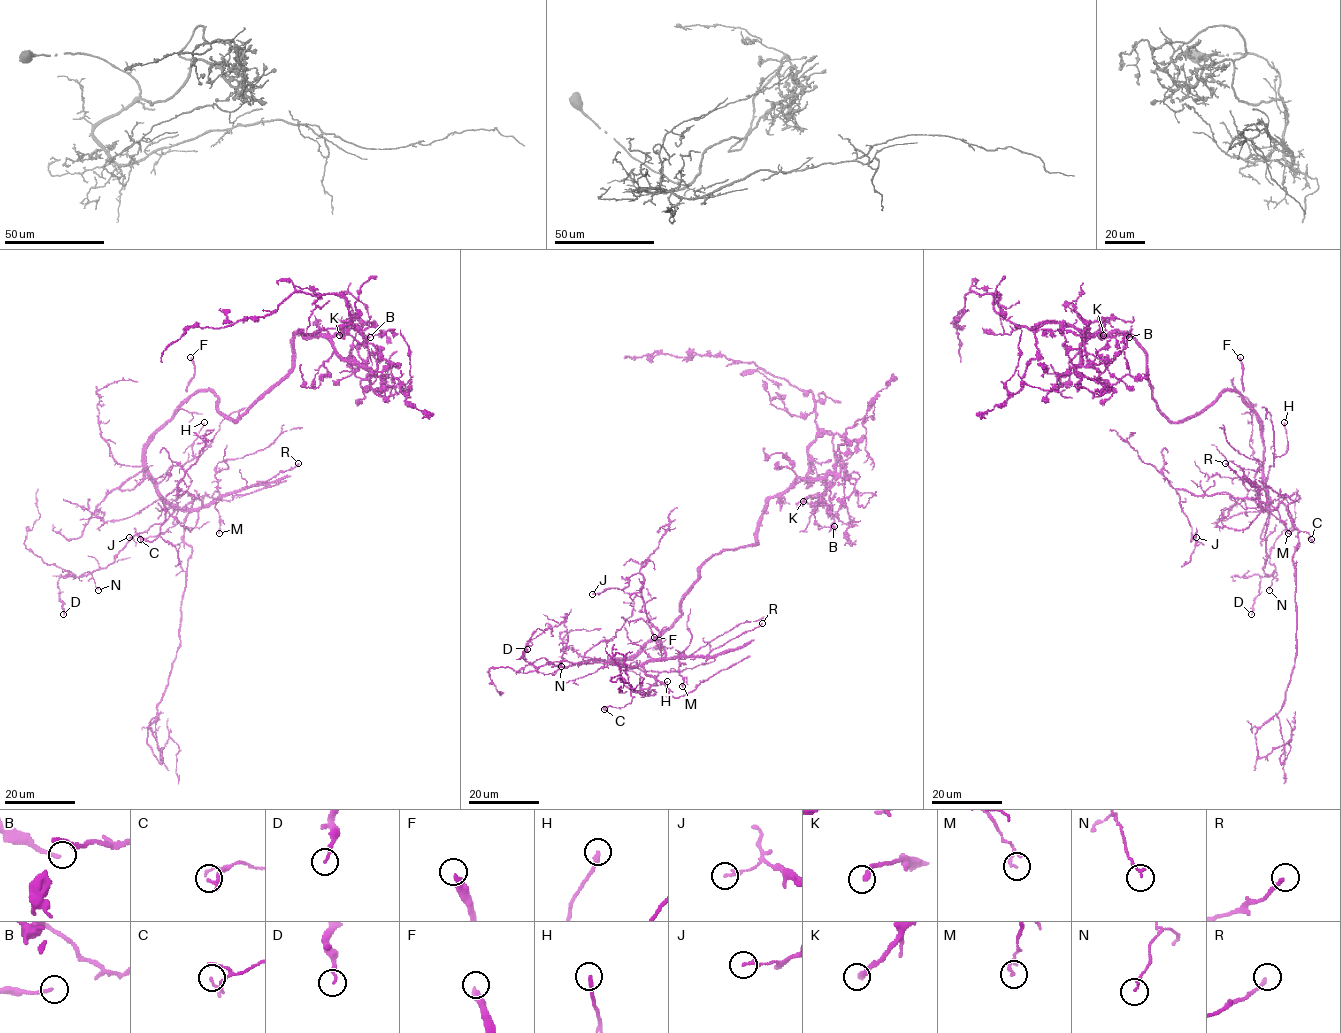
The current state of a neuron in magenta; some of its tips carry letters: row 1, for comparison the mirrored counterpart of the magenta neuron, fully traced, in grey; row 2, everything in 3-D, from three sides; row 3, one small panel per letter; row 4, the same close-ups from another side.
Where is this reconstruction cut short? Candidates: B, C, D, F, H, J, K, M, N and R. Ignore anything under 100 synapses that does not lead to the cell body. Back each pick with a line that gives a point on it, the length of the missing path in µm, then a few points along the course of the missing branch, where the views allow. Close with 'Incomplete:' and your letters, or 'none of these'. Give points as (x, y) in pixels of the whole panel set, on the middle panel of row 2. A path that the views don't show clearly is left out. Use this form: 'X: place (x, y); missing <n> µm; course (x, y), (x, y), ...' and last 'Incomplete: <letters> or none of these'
Incomplete: none of these

